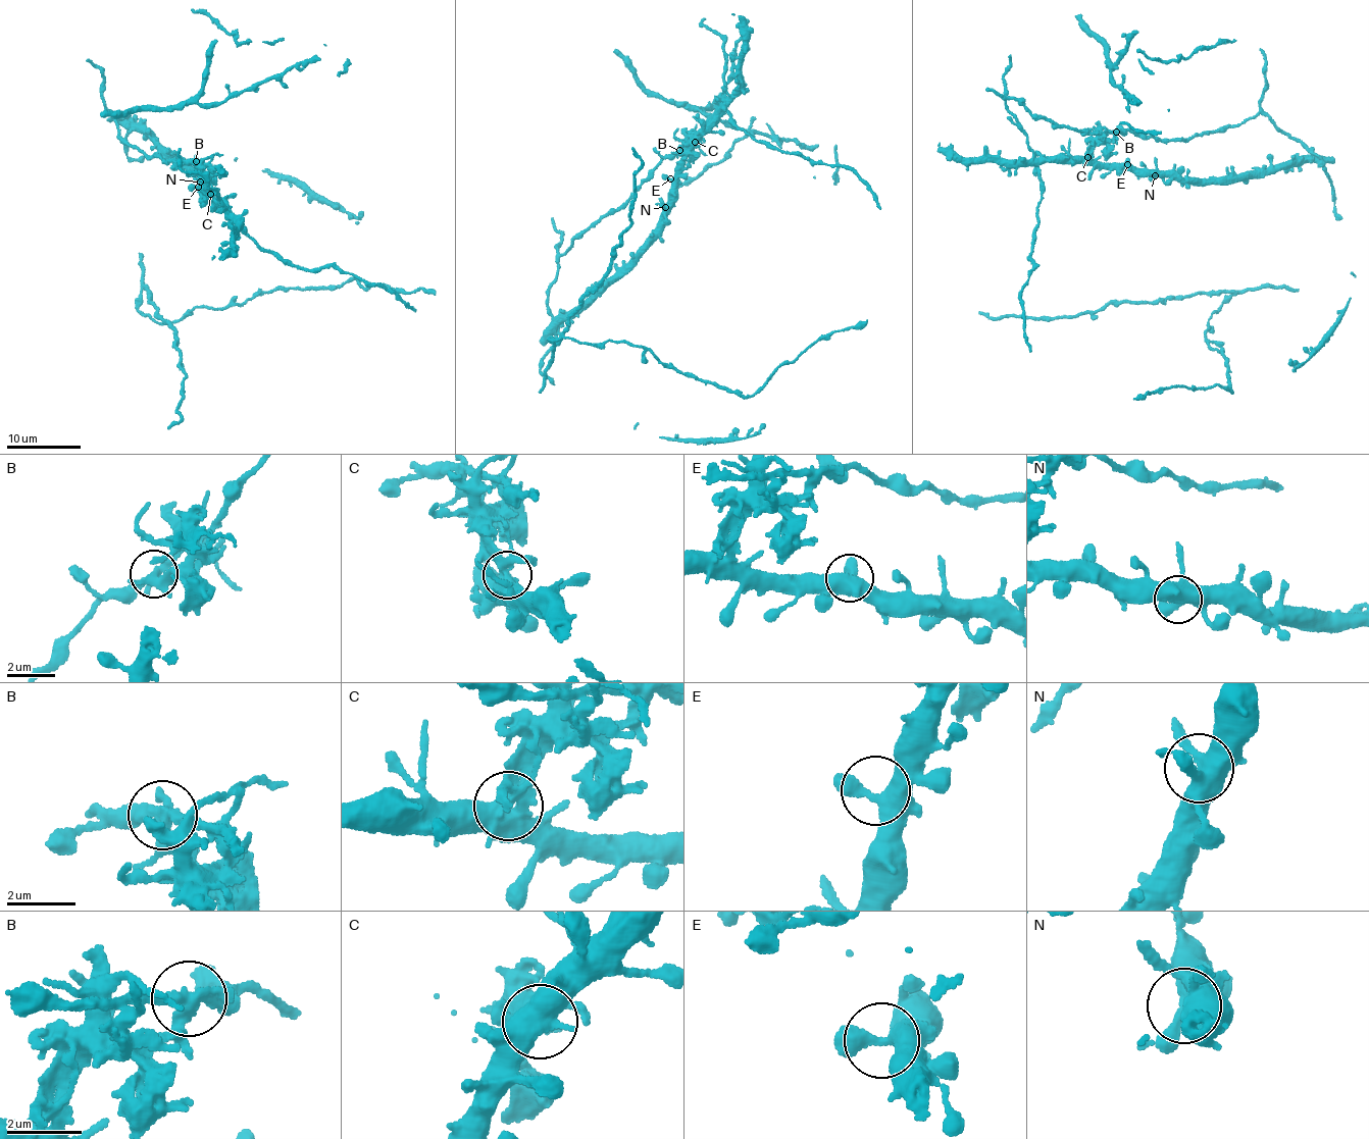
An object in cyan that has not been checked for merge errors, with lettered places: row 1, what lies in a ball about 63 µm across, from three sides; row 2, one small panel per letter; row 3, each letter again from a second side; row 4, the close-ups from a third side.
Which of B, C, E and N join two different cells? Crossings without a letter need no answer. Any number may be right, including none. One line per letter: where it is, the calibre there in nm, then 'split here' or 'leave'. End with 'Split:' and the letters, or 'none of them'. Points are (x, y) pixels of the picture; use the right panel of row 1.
B: at (1116, 132); 320 nm thick; split here
C: at (1087, 157); 440 nm thick; split here
E: at (1127, 164); 420 nm thick; leave
N: at (1155, 175); 380 nm thick; leave
Split: B, C

